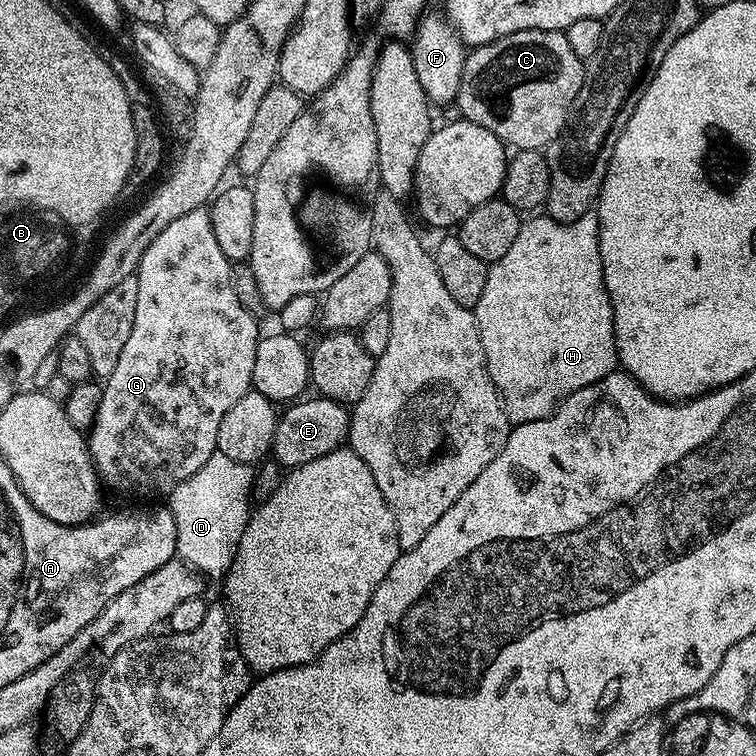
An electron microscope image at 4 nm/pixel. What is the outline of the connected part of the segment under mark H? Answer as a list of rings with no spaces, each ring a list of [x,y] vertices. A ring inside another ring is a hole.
[[[591,211],[582,214],[582,218],[578,218],[574,222],[563,224],[557,220],[551,220],[547,214],[536,215],[528,218],[533,218],[533,220],[525,219],[521,223],[518,238],[514,238],[510,250],[506,250],[506,254],[502,254],[502,258],[498,258],[489,267],[486,287],[482,290],[482,298],[478,298],[474,309],[478,334],[482,338],[482,350],[486,354],[488,373],[494,382],[494,386],[500,392],[500,400],[503,402],[509,421],[513,425],[534,422],[552,415],[567,396],[590,386],[594,382],[598,382],[602,378],[606,378],[612,372],[617,371],[618,368],[616,335],[614,334],[614,310],[610,302],[610,294],[606,290],[602,254],[600,253],[600,239],[598,238],[599,218],[596,217],[595,211]]]

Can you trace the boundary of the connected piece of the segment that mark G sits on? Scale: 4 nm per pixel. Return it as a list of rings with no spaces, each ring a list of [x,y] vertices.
[[[207,207],[198,210],[190,210],[190,214],[182,214],[182,218],[174,218],[174,222],[170,222],[170,226],[166,226],[166,230],[162,230],[162,234],[158,234],[158,238],[154,238],[154,242],[150,242],[150,246],[146,246],[146,250],[142,254],[139,266],[136,267],[135,277],[138,282],[138,303],[134,309],[134,326],[130,329],[130,338],[126,342],[126,347],[122,349],[122,355],[119,356],[117,364],[114,366],[114,374],[110,374],[102,384],[102,402],[98,402],[98,414],[94,418],[90,431],[87,433],[88,453],[92,456],[92,465],[95,466],[97,474],[105,485],[108,484],[112,488],[137,488],[140,492],[164,492],[171,493],[173,488],[178,487],[182,482],[186,482],[186,478],[190,478],[190,474],[198,474],[198,470],[202,470],[202,466],[206,466],[206,458],[210,458],[217,450],[218,442],[218,426],[222,426],[222,418],[226,415],[226,410],[230,410],[230,406],[234,406],[234,402],[238,402],[238,398],[242,398],[246,393],[253,391],[252,375],[254,374],[254,356],[258,350],[258,342],[262,335],[262,329],[259,328],[257,317],[250,314],[250,310],[246,310],[246,306],[242,306],[242,302],[238,302],[238,294],[234,294],[234,282],[232,281],[232,270],[234,264],[226,258],[226,254],[222,254],[222,250],[218,246],[218,241],[214,239],[214,226],[212,225],[212,217]]]

